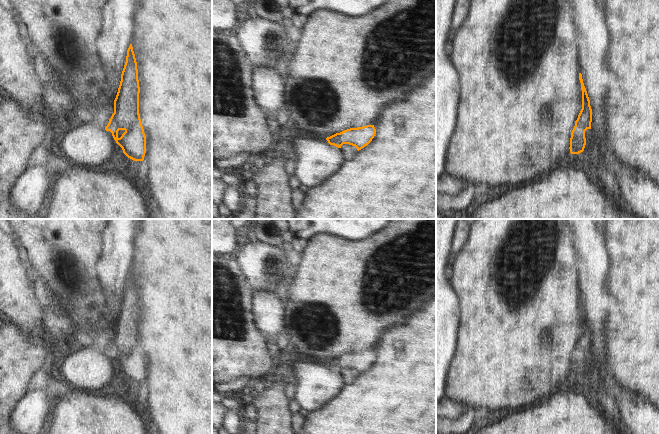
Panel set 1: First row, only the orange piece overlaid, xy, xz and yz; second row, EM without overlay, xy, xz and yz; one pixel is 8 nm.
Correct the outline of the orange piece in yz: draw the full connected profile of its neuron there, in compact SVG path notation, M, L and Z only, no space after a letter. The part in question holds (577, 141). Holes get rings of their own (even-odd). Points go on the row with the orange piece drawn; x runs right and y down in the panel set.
M579 73L579 80L582 90L582 109L571 132L570 153L579 154L584 152L587 164L593 166L602 183L604 192L613 200L625 203L626 199L620 189L616 173L604 160L600 142L596 138L596 131L591 128L592 109L581 73Z

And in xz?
M374 125L350 128L336 133L326 140L341 149L345 161L351 160L357 151L367 146L376 134Z

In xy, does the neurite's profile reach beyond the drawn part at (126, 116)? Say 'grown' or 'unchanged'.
grown

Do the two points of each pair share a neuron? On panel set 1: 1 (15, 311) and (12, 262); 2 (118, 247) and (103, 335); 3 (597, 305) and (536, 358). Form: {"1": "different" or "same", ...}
{"1": "same", "2": "same", "3": "different"}

